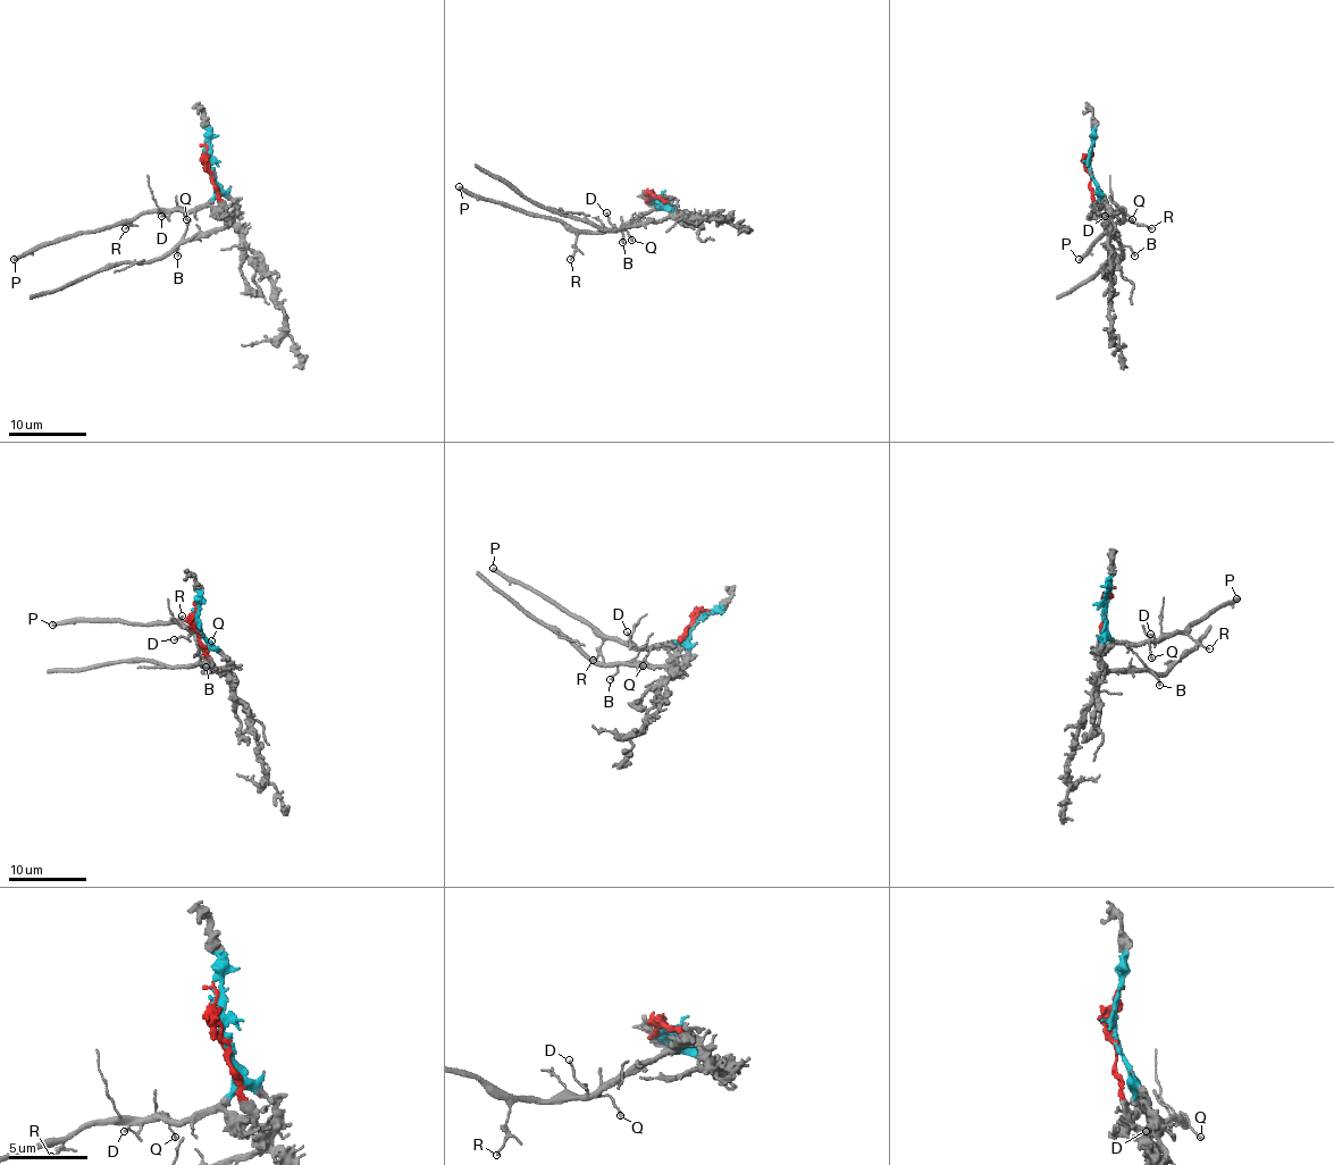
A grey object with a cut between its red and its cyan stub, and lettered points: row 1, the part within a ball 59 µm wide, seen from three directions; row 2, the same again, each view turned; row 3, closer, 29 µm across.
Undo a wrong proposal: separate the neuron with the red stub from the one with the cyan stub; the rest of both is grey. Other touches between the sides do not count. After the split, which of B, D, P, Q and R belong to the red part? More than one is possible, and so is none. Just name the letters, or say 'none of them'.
B

